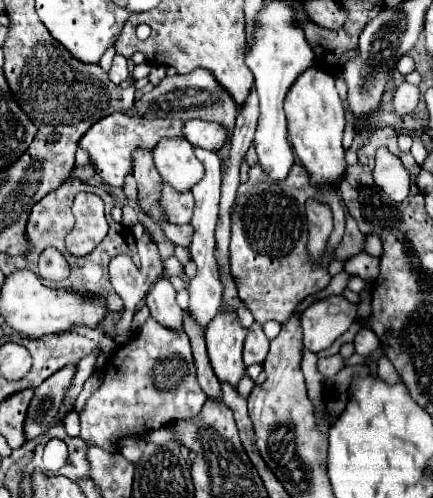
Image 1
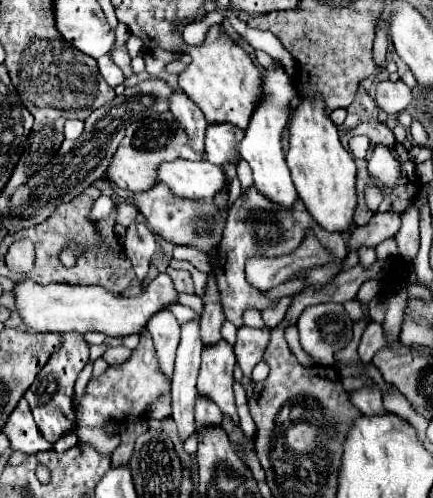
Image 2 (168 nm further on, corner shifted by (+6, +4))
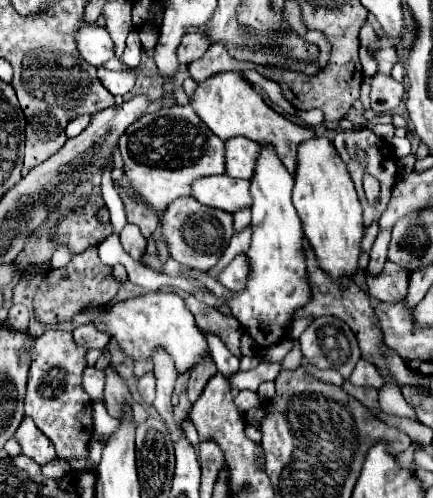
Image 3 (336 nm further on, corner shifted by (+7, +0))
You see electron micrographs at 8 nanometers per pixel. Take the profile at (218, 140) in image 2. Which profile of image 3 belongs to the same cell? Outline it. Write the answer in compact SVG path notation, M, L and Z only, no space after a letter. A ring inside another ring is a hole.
M234 137L226 141L226 175L236 179L252 179L252 171L256 169L256 151L260 151L258 143L252 143L246 137Z

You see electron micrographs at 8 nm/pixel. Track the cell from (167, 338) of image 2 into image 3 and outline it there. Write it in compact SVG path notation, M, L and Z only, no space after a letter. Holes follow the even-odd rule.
M160 349L154 353L154 375L156 375L156 401L154 401L154 407L156 411L160 413L160 417L166 421L168 429L170 429L170 435L172 435L172 441L176 443L176 439L180 439L180 425L174 421L172 417L172 411L174 411L174 405L172 405L172 393L174 393L174 383L176 383L176 367L172 363L172 359Z

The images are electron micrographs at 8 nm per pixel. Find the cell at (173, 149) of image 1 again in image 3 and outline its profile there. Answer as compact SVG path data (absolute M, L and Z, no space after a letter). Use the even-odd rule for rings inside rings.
M228 175L200 177L192 183L194 197L214 209L236 213L238 209L252 207L252 195L248 191L250 183L244 179L234 179Z

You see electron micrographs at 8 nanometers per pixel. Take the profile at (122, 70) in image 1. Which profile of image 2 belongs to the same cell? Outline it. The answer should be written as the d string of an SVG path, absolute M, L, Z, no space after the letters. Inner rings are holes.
M103 55L101 59L97 59L97 63L99 63L99 73L103 75L103 79L105 79L111 87L117 87L119 83L123 83L123 81L125 81L125 77L123 77L121 69L113 63L111 55Z

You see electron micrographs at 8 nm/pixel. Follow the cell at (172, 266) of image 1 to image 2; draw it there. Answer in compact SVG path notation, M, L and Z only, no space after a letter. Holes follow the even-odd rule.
M159 273L137 297L113 295L103 287L87 287L87 285L69 285L69 283L39 285L33 283L31 279L15 283L11 293L15 297L15 311L19 313L21 321L37 333L99 331L109 337L125 337L131 333L139 333L155 311L177 301L177 291L167 273Z

